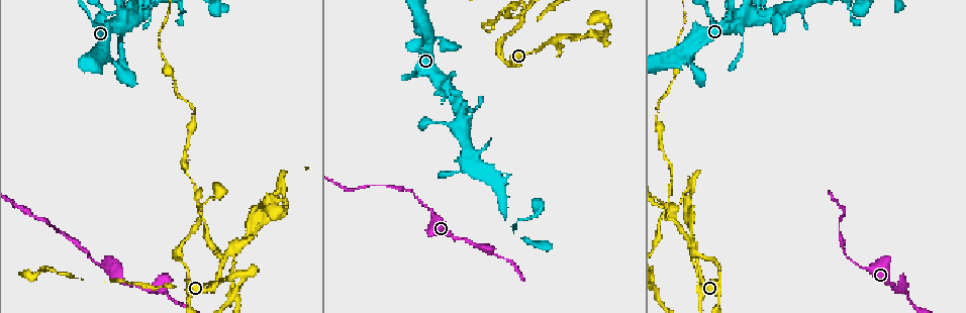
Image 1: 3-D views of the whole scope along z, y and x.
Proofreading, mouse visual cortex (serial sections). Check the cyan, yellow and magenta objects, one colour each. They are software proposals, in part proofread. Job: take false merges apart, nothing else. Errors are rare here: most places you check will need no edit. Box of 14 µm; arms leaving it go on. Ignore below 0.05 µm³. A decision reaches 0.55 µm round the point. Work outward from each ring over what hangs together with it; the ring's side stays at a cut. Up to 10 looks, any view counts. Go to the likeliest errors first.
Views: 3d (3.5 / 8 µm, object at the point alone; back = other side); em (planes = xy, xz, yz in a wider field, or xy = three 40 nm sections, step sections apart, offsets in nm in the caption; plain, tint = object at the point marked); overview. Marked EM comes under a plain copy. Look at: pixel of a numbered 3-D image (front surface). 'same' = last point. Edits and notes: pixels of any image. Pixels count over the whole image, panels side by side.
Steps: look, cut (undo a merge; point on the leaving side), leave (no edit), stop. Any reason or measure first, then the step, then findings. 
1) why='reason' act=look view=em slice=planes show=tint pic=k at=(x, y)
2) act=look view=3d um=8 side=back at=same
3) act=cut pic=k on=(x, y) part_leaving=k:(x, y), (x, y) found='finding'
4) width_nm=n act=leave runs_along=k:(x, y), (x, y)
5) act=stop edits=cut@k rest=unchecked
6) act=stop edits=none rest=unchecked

why='narrows sharply' act=look view=3d um=3.5 pic=1 at=(524, 10)

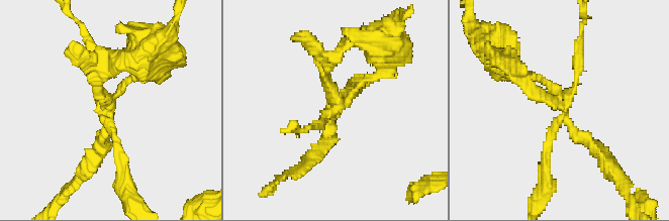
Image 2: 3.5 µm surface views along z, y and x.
why='now the EM' act=look view=em slice=xy step=5 show=tint pic=2 at=(337, 112)

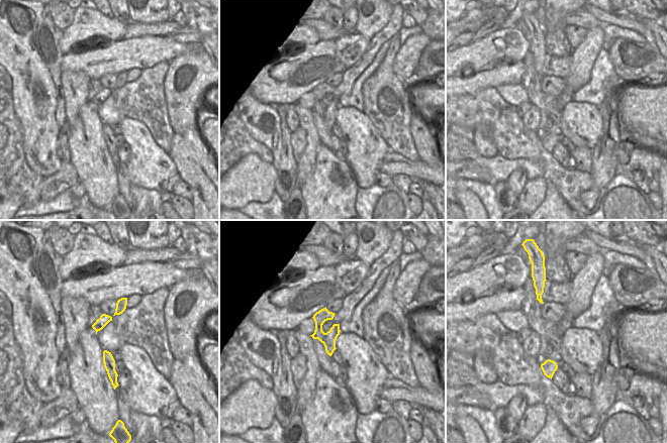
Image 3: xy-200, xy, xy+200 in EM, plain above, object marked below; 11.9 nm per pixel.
act=leave runs_along=3:(323, 311), (319, 333), (329, 351) found='all the same cell'

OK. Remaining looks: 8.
why='branch point' act=look view=3d um=3.5 pic=1 at=(230, 250)

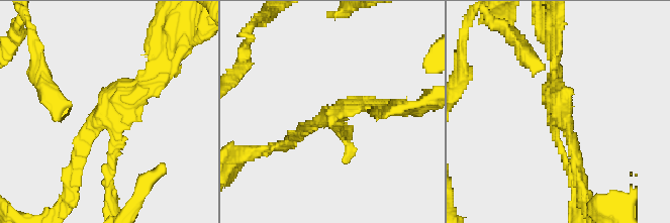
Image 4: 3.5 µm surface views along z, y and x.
arms=3 arm_widths_nm=100,150,150 why='need the tissue' act=look view=em slice=xy step=1 show=tint pic=4 at=(560, 116)

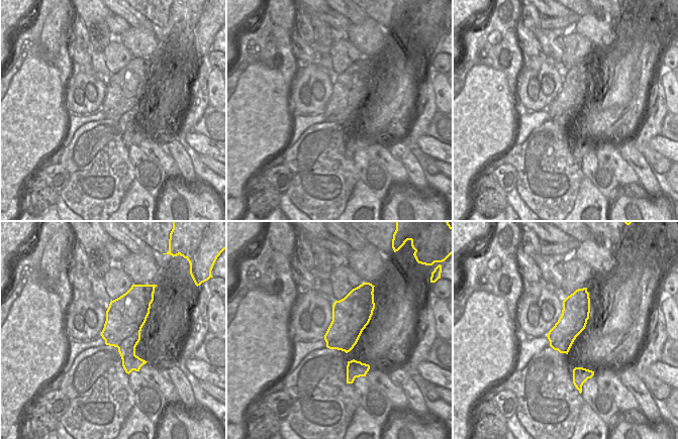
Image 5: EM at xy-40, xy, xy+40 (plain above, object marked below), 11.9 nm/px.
act=leave runs_along=4:(72, 171), (97, 117), (156, 81) found='continuous, no second cell'

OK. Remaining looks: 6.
why='abrupt turn' act=look view=3d um=3.5 pic=1 at=(691, 186)

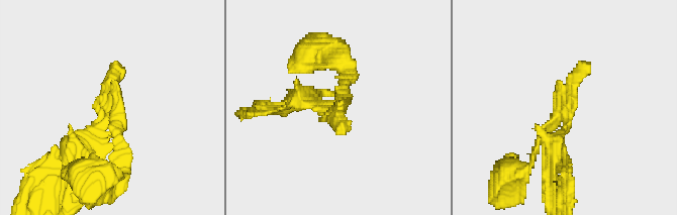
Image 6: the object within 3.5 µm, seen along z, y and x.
act=leave found='all the same cell'

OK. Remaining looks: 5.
why='a narrow waist' act=look view=3d um=3.5 side=back pic=1 at=(898, 289)

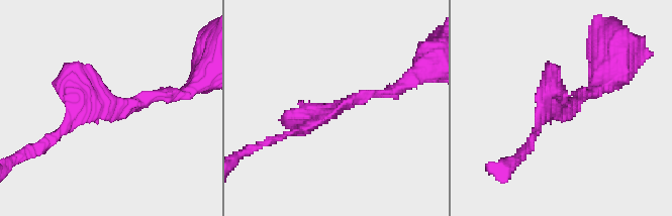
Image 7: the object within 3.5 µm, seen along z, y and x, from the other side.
act=look view=em slice=xy step=1 show=tint pic=7 at=(101, 104)

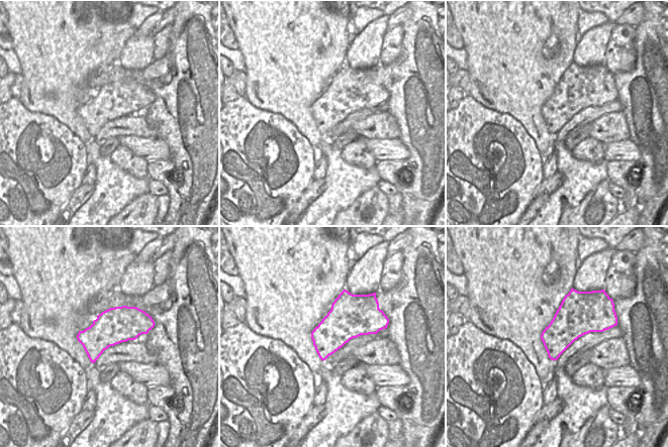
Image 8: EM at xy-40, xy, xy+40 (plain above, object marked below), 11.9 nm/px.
width_nm=440 act=leave runs_along=7:(160, 92), (86, 104), (52, 138) found='all the same cell'

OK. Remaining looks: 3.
act=stop edits=none rest=unchecked

